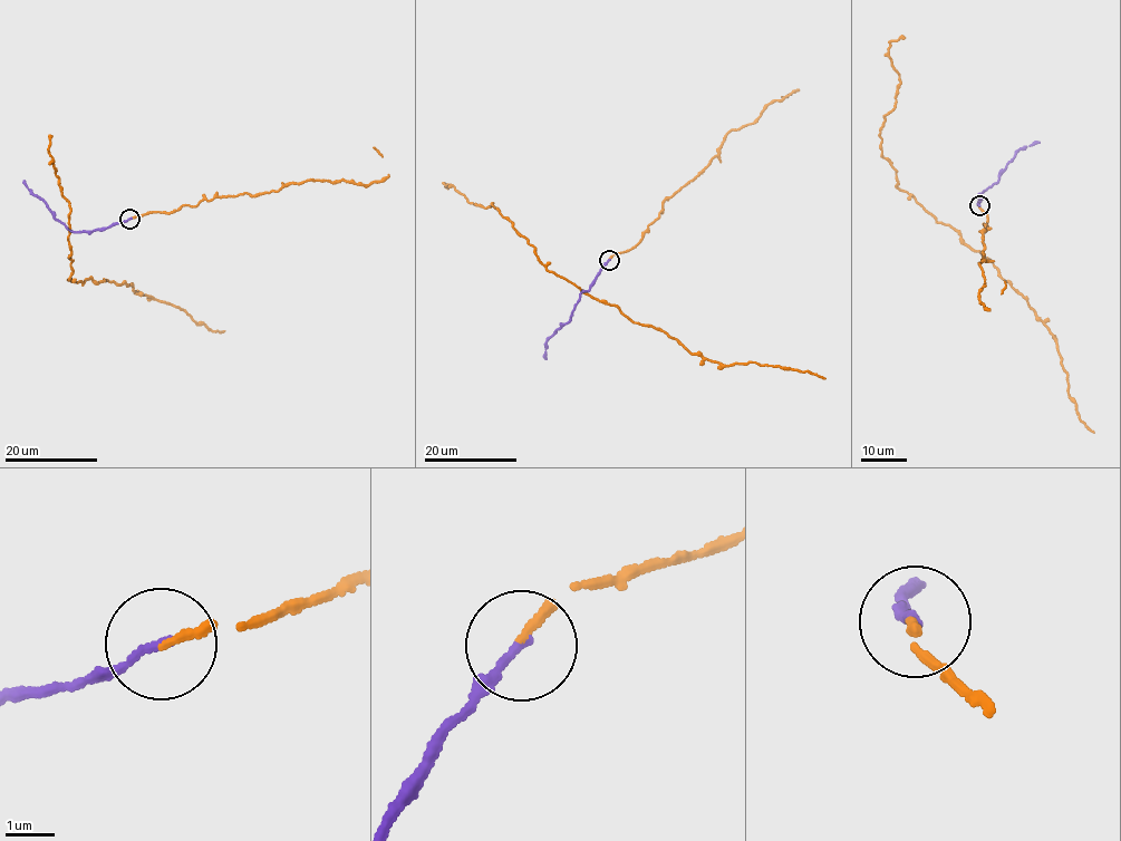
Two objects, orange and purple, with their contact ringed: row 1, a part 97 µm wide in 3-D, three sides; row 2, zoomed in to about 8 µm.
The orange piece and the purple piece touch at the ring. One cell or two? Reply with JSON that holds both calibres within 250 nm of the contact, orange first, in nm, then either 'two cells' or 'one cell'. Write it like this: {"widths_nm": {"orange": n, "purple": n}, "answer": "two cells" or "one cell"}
{"widths_nm": {"orange": 150, "purple": 160}, "answer": "one cell"}

